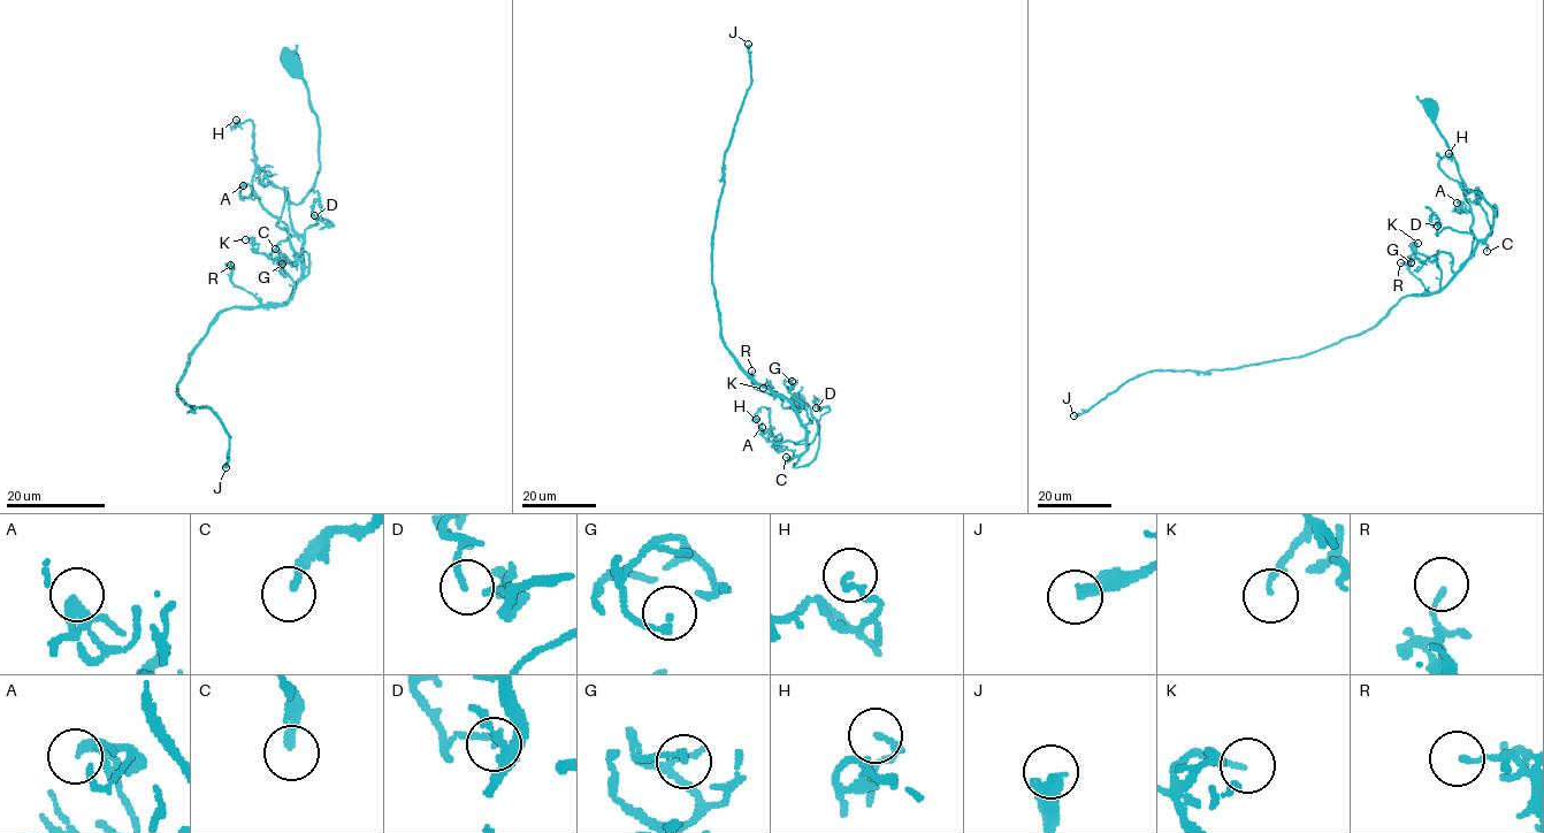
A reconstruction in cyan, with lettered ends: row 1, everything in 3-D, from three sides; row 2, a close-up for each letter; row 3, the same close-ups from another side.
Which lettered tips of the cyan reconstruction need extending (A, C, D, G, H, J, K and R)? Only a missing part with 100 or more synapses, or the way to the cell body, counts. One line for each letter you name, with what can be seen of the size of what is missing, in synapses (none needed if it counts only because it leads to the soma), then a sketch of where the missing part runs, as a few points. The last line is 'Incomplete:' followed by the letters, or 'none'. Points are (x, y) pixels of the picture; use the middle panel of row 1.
J: Roughly 550 synapses
Incomplete: J

